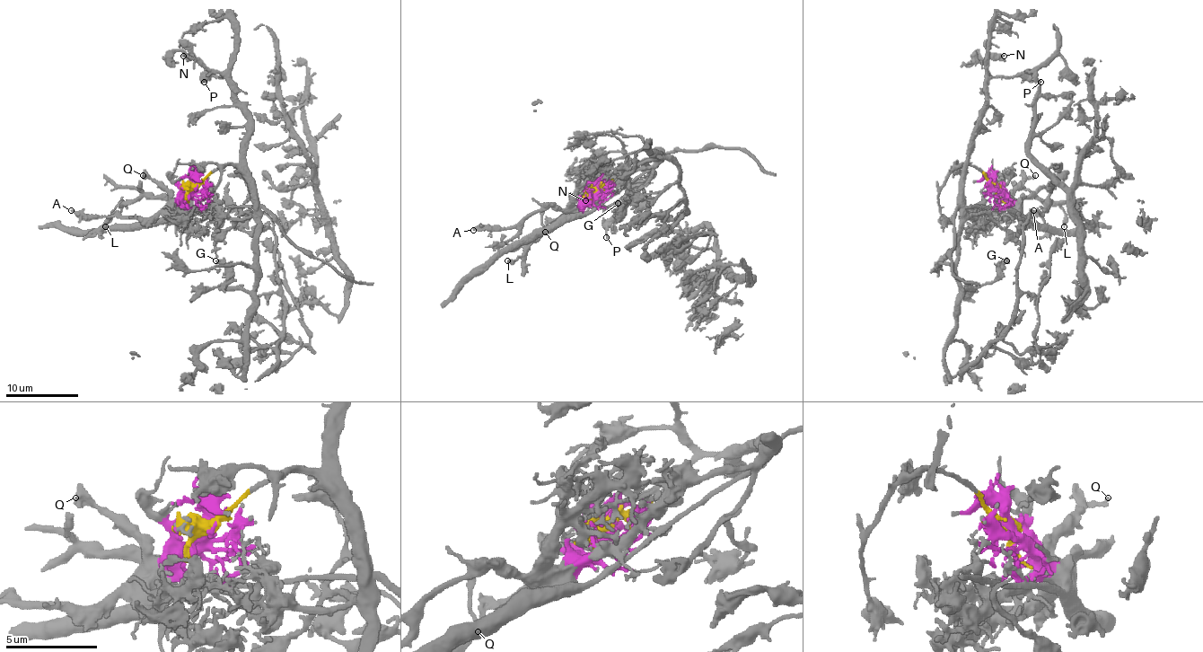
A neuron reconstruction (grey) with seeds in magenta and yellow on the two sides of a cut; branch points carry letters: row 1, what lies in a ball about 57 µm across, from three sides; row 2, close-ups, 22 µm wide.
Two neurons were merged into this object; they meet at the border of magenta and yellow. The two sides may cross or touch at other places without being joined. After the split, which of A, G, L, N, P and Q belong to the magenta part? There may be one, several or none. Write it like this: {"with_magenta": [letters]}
{"with_magenta": ["A", "L", "Q"]}

